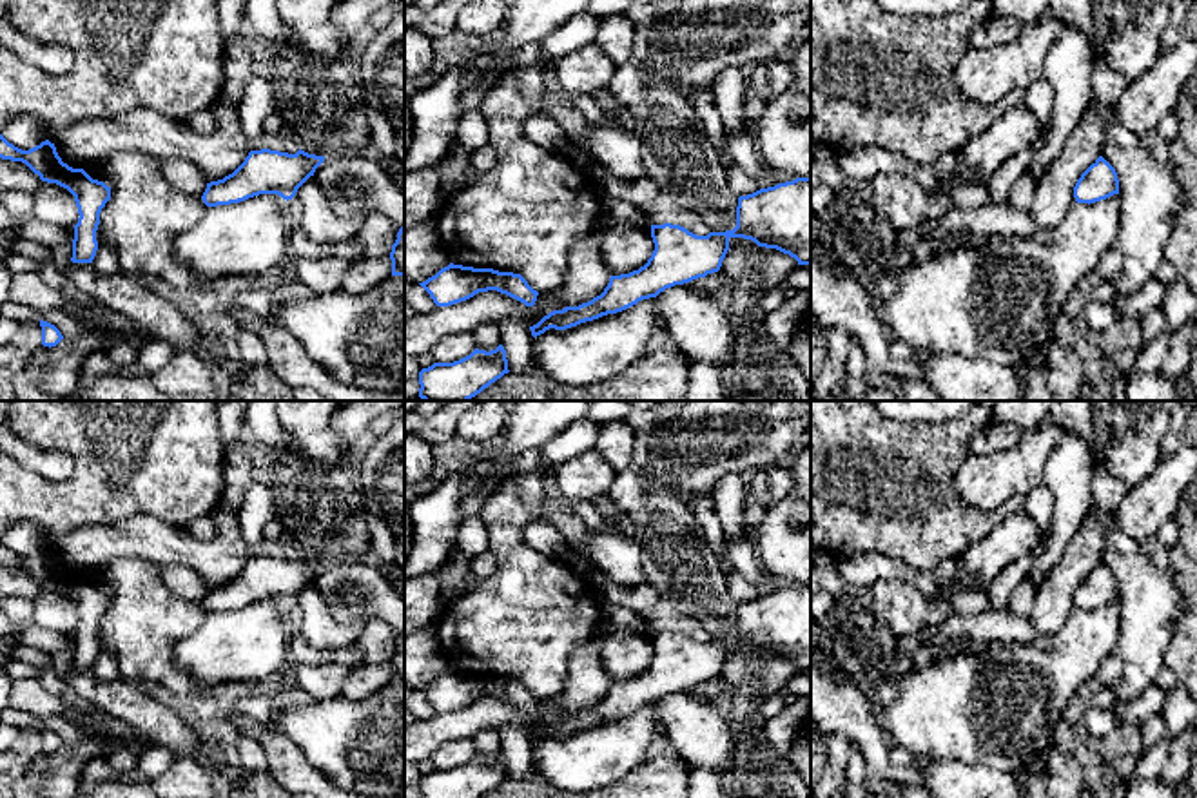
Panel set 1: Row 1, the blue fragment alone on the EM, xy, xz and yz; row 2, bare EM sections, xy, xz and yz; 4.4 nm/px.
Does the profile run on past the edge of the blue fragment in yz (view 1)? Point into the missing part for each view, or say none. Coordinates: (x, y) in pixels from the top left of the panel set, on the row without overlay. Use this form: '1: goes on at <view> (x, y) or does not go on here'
1: does not go on here

